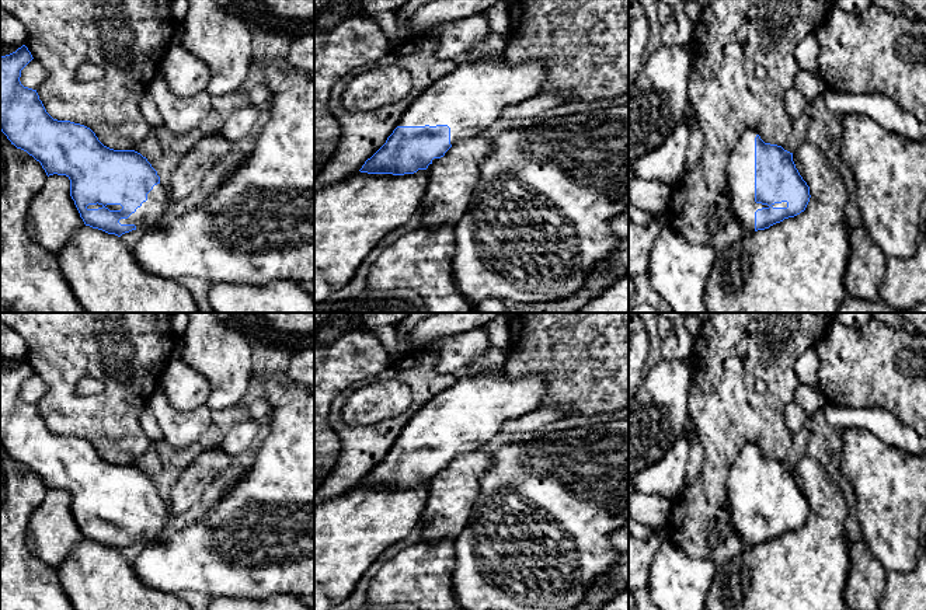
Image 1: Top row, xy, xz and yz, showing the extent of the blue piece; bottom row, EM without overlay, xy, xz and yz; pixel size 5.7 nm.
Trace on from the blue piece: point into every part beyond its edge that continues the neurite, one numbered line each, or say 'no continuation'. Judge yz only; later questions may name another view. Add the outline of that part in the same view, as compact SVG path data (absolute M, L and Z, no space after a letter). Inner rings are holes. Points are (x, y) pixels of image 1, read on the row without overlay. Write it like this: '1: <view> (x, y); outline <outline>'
1: yz (741, 494); outline M745 445L735 460L728 488L728 515L732 530L746 547L755 545L755 526L767 519L755 516L755 452L756 446Z

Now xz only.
1: xz (469, 414); outline M504 369L460 377L421 407L397 440L448 439L453 460L483 449L505 421L542 408L544 390L542 376L509 379Z

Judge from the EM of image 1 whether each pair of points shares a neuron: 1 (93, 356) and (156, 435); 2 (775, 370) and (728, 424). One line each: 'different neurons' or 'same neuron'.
1: different neurons
2: same neuron

